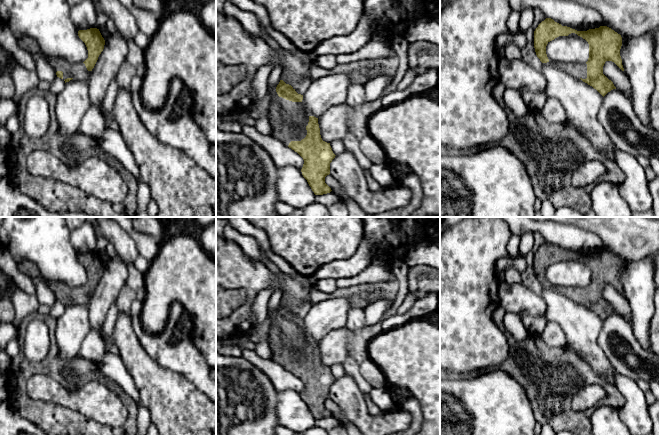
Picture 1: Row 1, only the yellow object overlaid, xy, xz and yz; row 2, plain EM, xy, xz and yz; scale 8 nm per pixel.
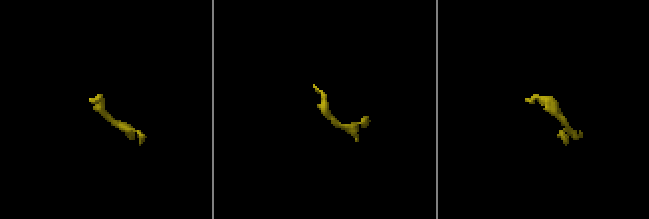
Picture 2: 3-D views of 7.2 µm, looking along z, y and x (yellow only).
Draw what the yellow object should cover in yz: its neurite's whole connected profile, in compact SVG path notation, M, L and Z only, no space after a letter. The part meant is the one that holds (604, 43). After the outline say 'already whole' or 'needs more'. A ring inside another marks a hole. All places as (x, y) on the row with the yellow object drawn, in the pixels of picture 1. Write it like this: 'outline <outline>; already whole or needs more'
outline M551 18L542 21L534 31L534 48L537 57L542 63L549 62L546 54L547 44L559 36L568 36L575 33L585 39L589 44L588 61L580 66L580 79L596 89L603 97L613 89L613 82L603 74L603 66L606 61L614 62L622 71L622 59L620 49L622 37L607 26L577 31L555 22Z; needs more

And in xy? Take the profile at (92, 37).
outline M90 28L87 30L79 30L78 36L85 43L88 50L88 58L81 63L79 67L63 58L46 57L37 42L29 36L19 38L17 43L22 49L25 49L32 54L38 54L45 57L52 68L56 71L57 77L63 79L66 83L74 77L80 77L83 80L88 80L99 55L104 49L105 40L99 29Z; needs more

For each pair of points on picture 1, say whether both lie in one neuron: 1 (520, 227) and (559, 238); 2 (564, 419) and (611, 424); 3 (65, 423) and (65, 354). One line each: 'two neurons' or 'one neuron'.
1: one neuron
2: two neurons
3: two neurons

